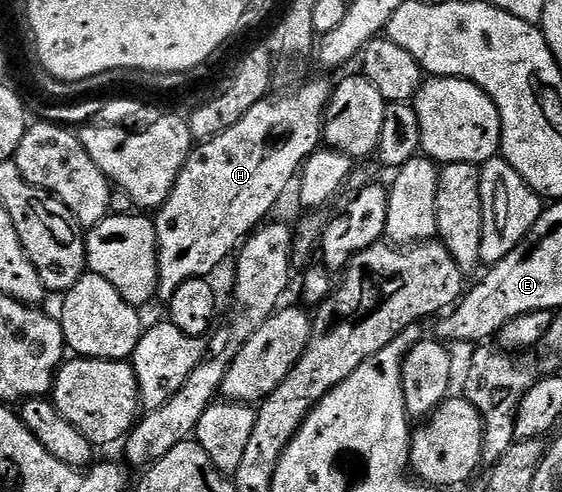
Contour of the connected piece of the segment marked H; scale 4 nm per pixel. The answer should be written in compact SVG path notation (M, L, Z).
M313 79L310 83L305 83L302 87L294 89L290 95L274 94L268 99L259 101L259 105L251 108L251 113L247 113L247 117L243 117L243 121L239 121L239 125L231 125L231 129L227 129L227 133L219 133L219 137L211 137L204 141L198 142L193 150L189 152L187 161L183 165L183 169L179 173L179 177L175 181L175 185L171 189L171 197L167 197L167 201L156 212L155 222L157 225L157 294L156 298L161 301L167 301L175 293L175 289L179 289L179 285L183 285L183 281L191 281L192 279L204 279L212 276L212 271L224 261L225 258L232 256L234 252L240 248L243 240L252 235L258 227L262 226L270 218L269 210L276 205L277 199L281 199L285 195L285 190L289 187L289 182L298 178L299 172L305 166L305 162L309 160L310 155L322 146L323 132L325 130L325 110L333 96L334 84L328 83L325 79Z

